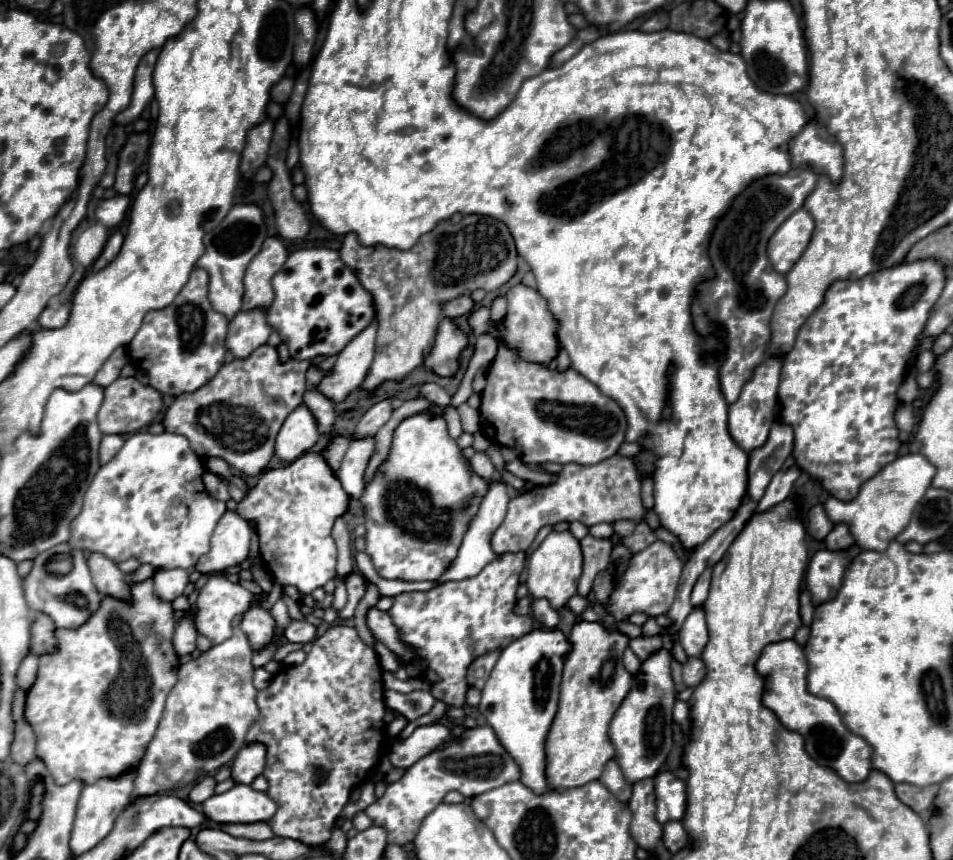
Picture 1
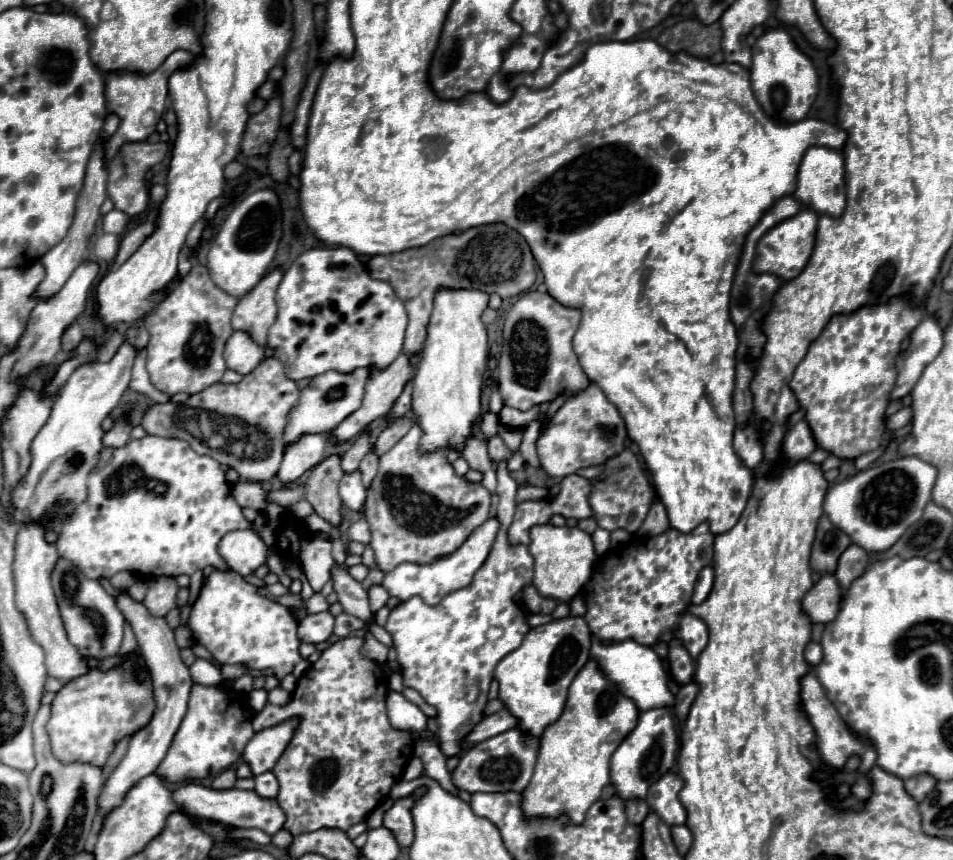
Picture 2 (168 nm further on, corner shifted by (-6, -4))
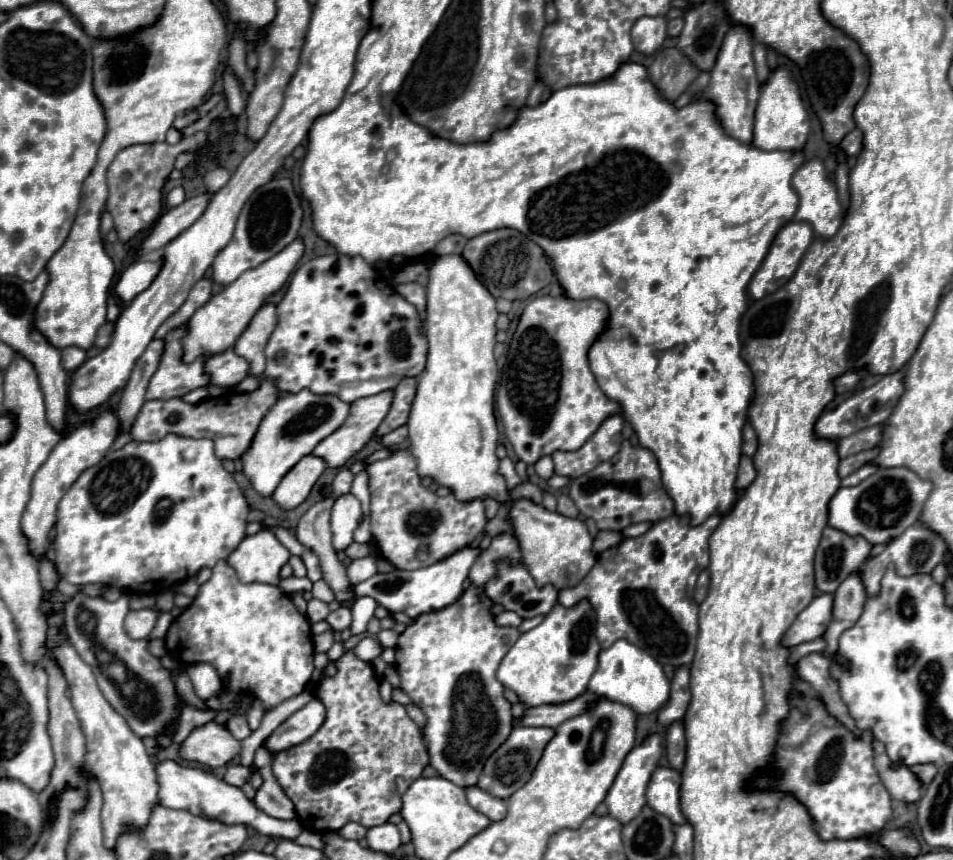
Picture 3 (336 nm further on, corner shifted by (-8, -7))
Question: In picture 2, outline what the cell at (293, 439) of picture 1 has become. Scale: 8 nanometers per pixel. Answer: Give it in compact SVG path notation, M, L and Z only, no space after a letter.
M328 433L325 434L306 434L303 440L299 440L299 444L291 444L291 448L287 448L281 468L277 472L277 478L283 484L291 484L297 478L301 478L307 470L315 468L325 456L325 448L327 444L331 444L328 439Z

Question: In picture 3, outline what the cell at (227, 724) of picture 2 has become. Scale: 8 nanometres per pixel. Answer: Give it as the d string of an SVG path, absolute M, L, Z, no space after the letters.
M217 721L195 727L179 747L181 759L201 763L209 769L227 765L235 755L239 755L239 751L241 741L235 739L231 731Z

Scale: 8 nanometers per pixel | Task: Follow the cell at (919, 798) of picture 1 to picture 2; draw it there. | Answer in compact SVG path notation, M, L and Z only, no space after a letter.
M919 774L913 778L905 780L905 790L919 802L923 800L923 796L927 796L927 792L931 792L931 788L935 788L935 778L929 774Z

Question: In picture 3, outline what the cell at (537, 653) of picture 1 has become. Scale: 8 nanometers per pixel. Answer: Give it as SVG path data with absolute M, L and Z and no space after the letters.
M587 601L577 603L571 609L555 605L531 631L523 633L517 643L503 657L497 679L503 687L517 693L519 703L525 707L559 705L581 697L587 691L587 683L597 669L597 655L601 647L595 639L595 611Z

